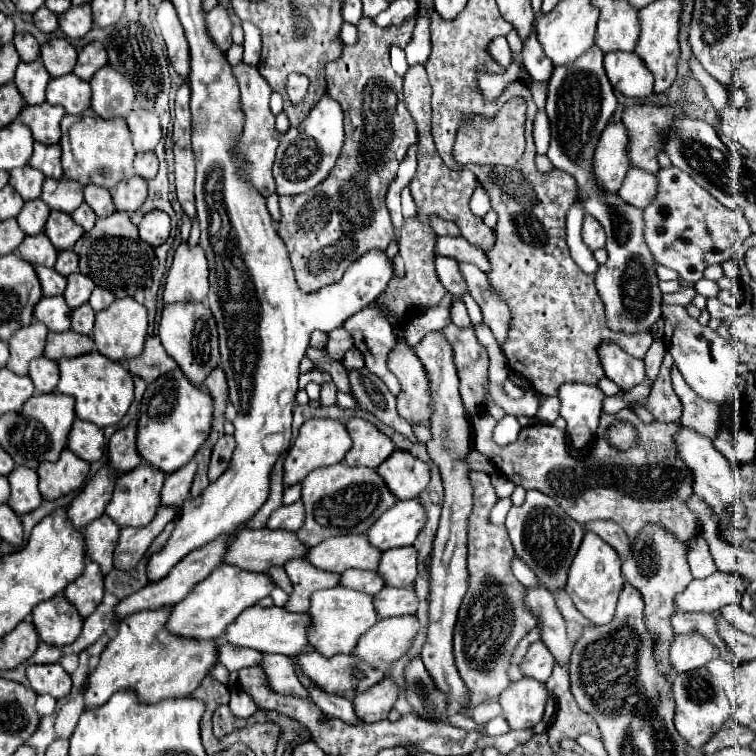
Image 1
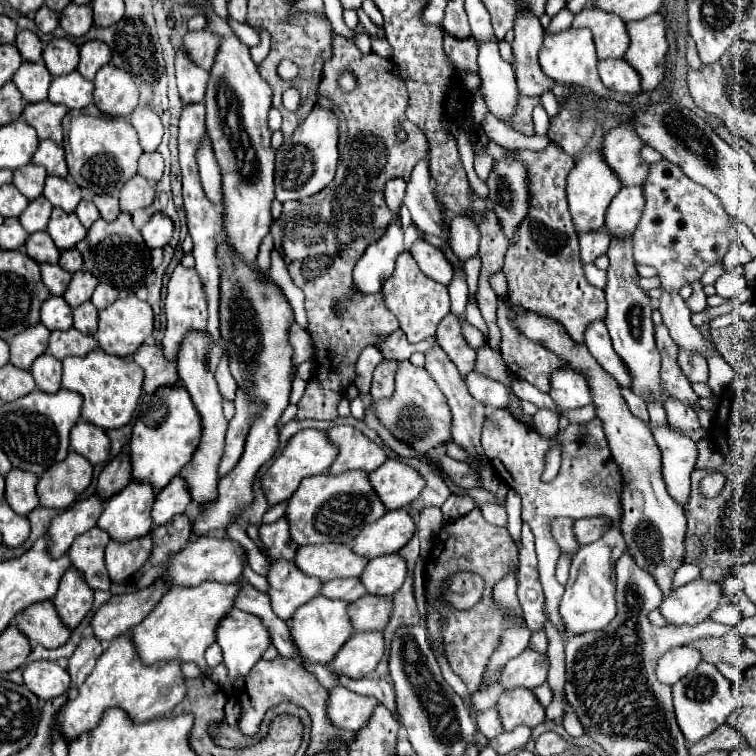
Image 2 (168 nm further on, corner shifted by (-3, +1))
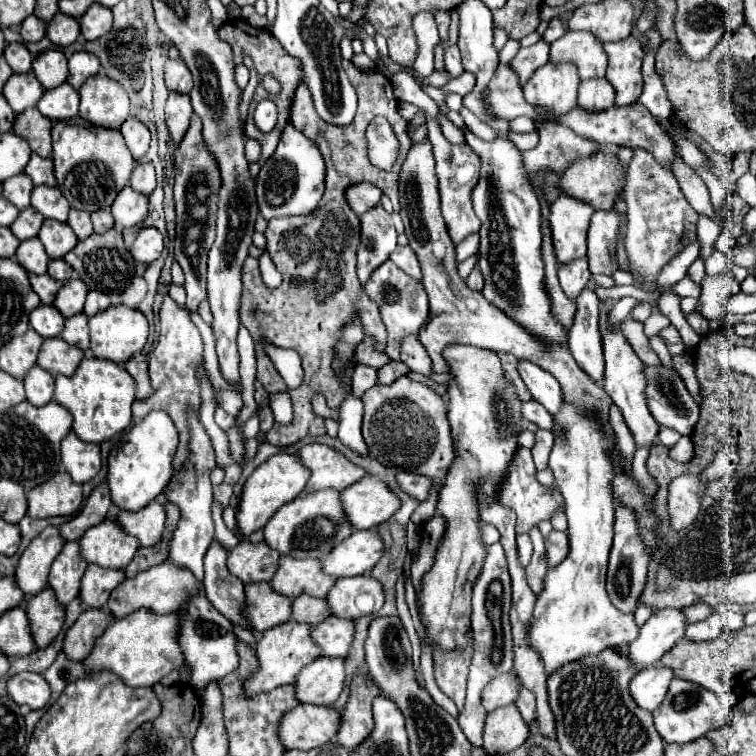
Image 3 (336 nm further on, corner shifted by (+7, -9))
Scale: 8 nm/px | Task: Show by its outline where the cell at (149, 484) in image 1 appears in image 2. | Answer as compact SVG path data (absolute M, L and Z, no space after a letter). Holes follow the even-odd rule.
M130 481L130 485L126 485L120 493L104 503L96 527L104 529L110 539L118 543L128 543L132 539L148 535L152 531L150 509L154 497L156 491L152 485Z

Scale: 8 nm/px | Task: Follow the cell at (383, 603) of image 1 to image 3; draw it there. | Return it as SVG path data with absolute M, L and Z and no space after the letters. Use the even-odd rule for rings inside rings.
M330 617L314 627L314 641L322 647L326 657L346 657L354 641L354 621L342 617Z

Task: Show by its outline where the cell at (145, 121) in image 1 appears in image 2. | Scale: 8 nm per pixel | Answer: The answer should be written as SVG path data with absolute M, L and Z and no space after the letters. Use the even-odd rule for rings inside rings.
M138 107L132 113L130 123L140 137L142 149L144 151L156 151L160 141L162 141L162 121L160 121L160 117L146 107Z

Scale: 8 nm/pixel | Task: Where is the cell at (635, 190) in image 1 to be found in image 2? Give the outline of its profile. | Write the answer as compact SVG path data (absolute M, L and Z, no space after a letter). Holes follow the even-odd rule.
M622 187L606 211L604 221L606 233L610 237L630 237L642 217L642 209L644 209L642 187Z

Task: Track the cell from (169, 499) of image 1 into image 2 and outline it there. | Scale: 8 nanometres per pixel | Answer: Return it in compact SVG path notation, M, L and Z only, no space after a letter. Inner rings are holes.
M174 477L168 487L156 493L156 501L152 505L152 521L154 525L166 525L174 515L180 515L186 511L190 503L188 487L182 481L182 477Z

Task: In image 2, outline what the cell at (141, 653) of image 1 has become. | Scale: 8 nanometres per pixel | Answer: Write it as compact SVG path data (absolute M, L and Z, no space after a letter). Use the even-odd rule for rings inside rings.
M120 635L100 655L94 671L78 687L78 697L66 701L56 711L52 731L58 731L70 743L82 733L92 731L100 723L102 713L112 707L122 709L128 715L128 719L136 723L160 719L168 715L184 699L184 693L186 693L186 685L180 671L180 661L166 661L166 663L156 663L146 667L136 655L132 639L128 639L128 635Z

